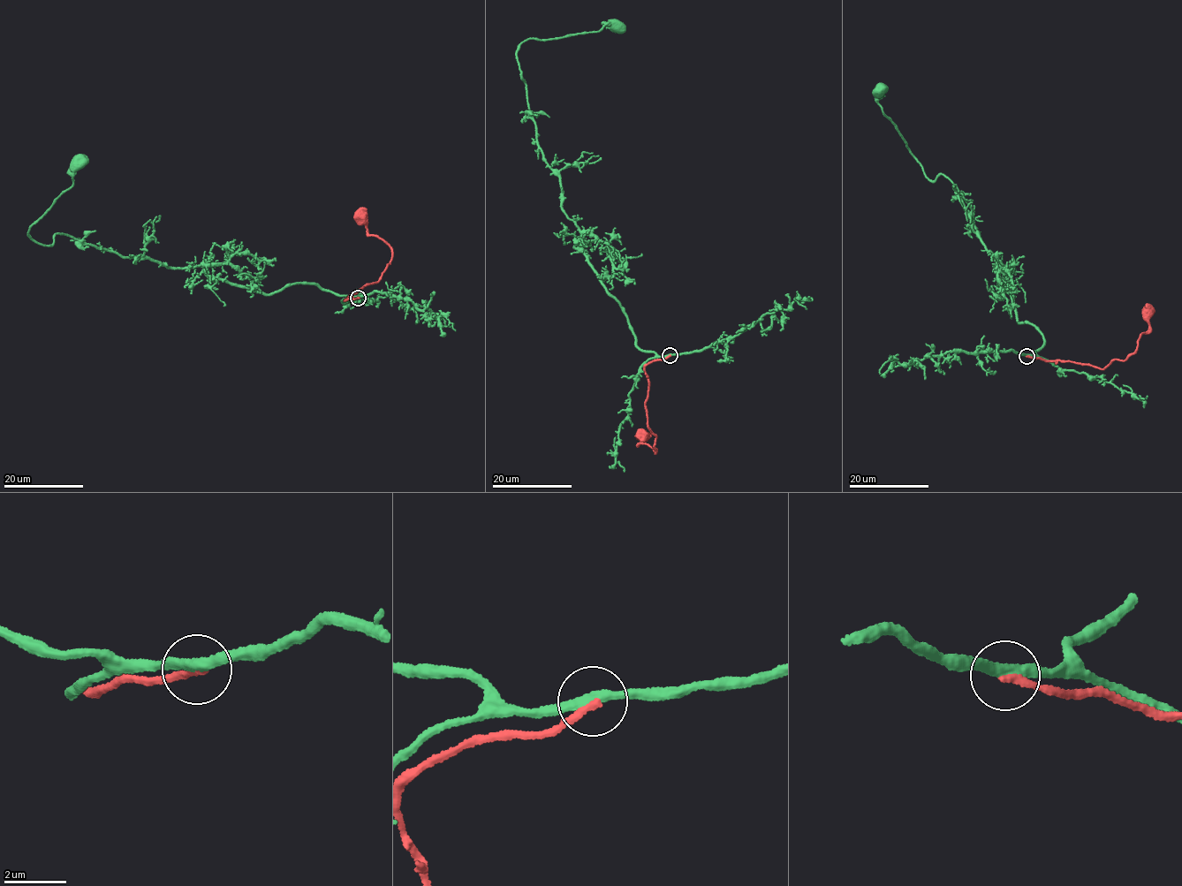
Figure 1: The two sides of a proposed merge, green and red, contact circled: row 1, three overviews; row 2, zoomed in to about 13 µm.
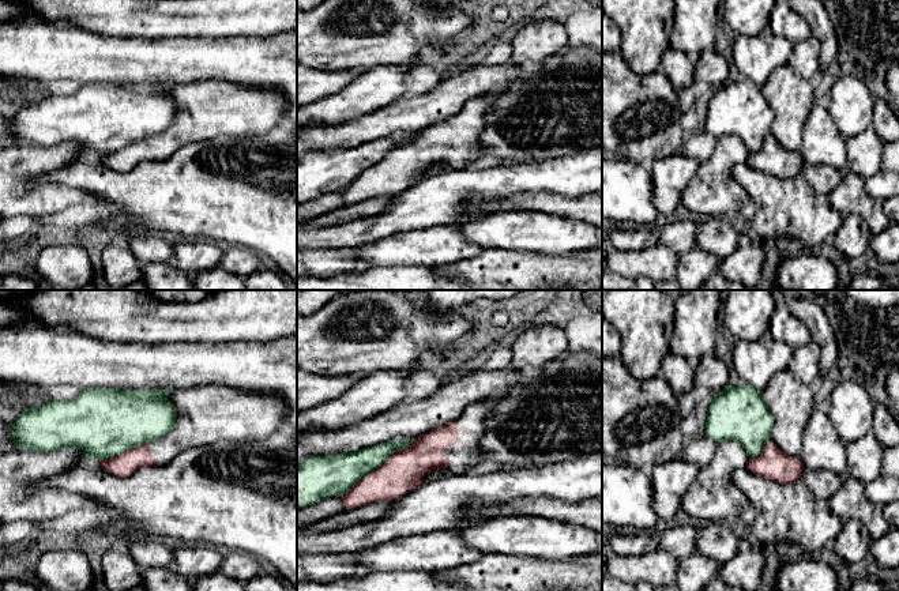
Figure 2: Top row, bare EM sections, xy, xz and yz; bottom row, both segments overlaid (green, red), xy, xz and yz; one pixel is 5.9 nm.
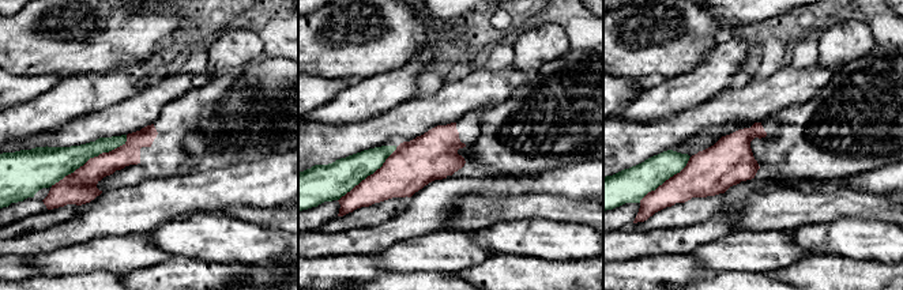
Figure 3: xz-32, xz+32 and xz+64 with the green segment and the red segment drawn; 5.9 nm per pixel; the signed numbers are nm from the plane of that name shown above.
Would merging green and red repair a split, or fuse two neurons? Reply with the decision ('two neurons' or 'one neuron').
two neurons

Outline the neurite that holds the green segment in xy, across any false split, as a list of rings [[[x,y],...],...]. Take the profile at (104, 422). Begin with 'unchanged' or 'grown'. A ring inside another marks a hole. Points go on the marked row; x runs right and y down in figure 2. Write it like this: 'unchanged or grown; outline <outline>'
unchanged; outline [[[87,388],[71,400],[30,407],[8,425],[18,449],[84,451],[84,459],[105,460],[150,444],[170,432],[177,410],[168,402],[172,389],[121,391]]]

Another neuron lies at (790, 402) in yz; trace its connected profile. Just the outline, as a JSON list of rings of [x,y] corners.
[[[789,369],[776,373],[761,392],[774,426],[772,444],[764,444],[756,458],[749,458],[746,470],[780,485],[801,478],[804,466],[798,459],[802,433],[816,404],[816,387],[804,384]]]

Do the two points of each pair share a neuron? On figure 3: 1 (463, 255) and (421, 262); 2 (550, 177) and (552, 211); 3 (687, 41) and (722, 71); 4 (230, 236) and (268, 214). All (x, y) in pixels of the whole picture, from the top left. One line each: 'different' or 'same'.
1: same
2: different
3: different
4: different

